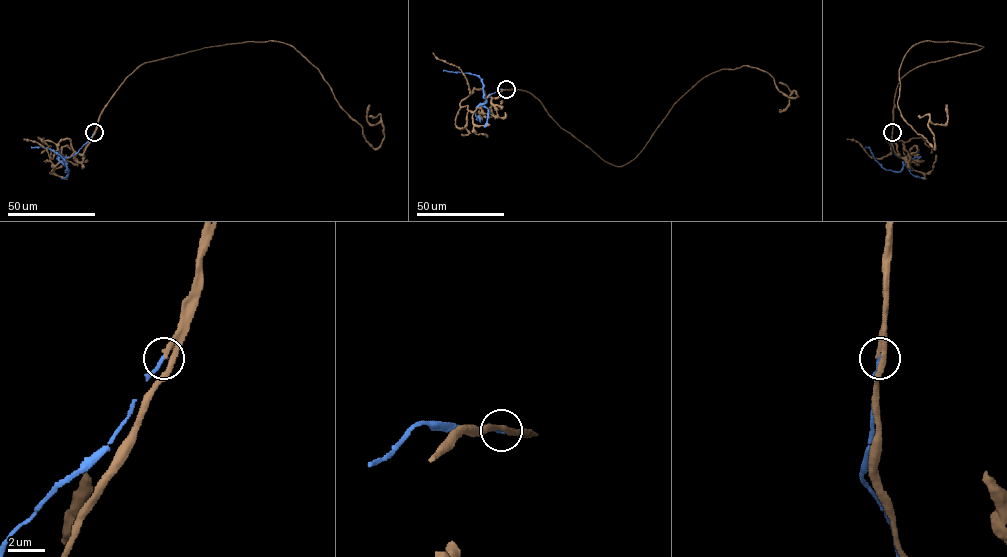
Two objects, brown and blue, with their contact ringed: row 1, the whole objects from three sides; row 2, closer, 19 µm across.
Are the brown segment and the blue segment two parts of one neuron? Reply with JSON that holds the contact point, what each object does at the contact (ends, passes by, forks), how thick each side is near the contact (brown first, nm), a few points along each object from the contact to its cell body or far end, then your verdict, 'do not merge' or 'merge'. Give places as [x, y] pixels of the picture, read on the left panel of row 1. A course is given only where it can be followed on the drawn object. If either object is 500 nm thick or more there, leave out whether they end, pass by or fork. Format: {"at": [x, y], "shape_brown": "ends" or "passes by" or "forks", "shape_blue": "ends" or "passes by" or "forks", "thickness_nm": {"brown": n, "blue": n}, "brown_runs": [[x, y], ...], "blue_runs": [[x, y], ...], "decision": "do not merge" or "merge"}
{"at": [94, 132], "shape_brown": "passes by", "shape_blue": "ends", "thickness_nm": {"brown": 170, "blue": 240}, "brown_runs": [[94, 132], [112, 95], [140, 65], [247, 41], [291, 45], [377, 148], [382, 123], [368, 122], [369, 105]], "blue_runs": [[94, 132], [76, 153], [59, 158], [68, 171], [66, 162], [58, 154], [47, 148], [31, 147]], "decision": "do not merge"}

